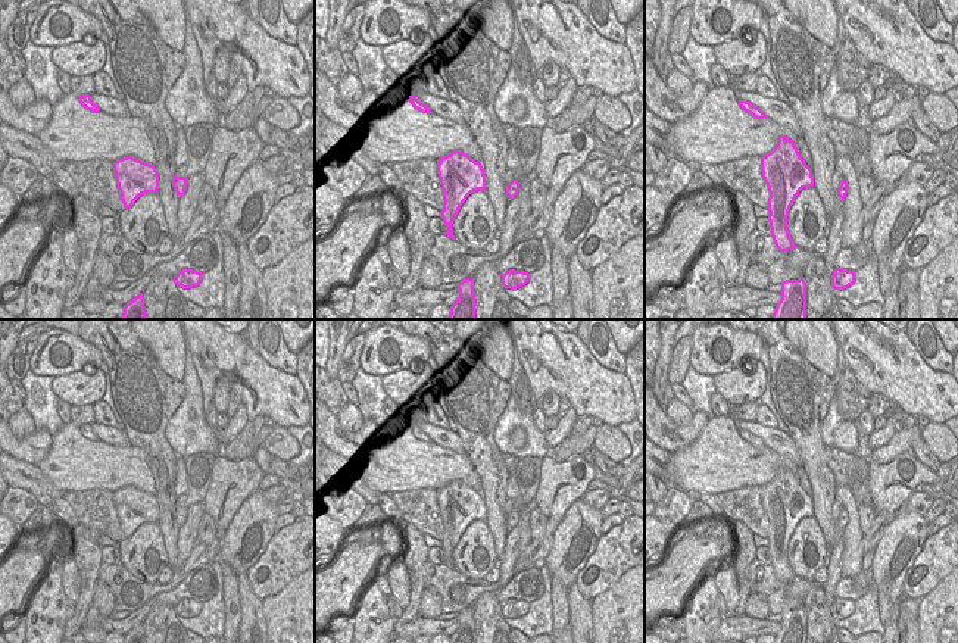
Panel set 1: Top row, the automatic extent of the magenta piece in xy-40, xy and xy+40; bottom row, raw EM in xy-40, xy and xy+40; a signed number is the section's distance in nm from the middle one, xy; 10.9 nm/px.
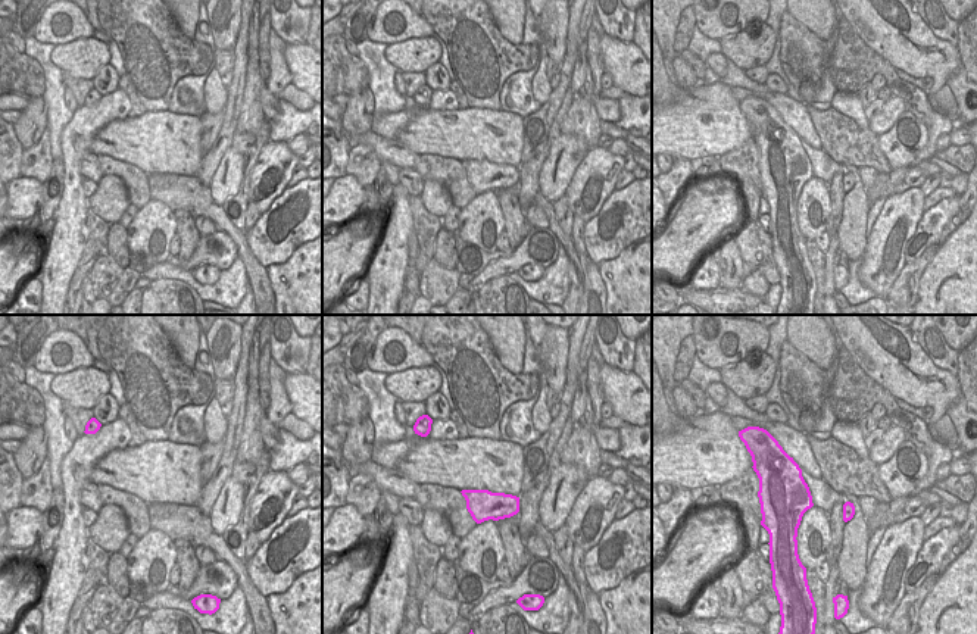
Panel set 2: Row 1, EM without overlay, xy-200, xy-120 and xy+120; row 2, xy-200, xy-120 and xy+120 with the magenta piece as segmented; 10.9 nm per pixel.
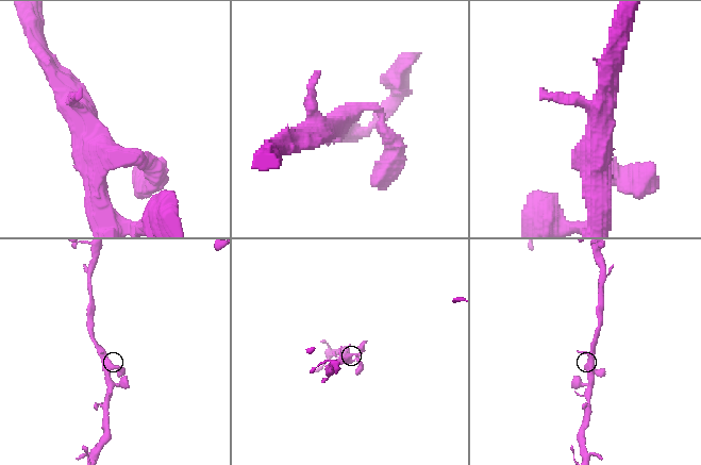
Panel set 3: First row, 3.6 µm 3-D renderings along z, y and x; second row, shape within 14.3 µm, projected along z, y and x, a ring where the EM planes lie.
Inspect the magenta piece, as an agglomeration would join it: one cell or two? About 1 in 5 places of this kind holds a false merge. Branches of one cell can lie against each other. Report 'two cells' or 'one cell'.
one cell

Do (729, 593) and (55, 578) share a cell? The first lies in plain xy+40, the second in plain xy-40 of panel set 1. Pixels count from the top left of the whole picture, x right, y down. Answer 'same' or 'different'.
different

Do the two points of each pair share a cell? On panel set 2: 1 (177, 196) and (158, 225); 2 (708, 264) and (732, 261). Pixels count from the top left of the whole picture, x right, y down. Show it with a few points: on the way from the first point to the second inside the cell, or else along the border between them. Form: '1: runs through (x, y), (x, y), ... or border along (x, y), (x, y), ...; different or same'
1: border along (152, 197), (164, 202), (172, 212); different
2: border along (721, 271), (717, 286); different

